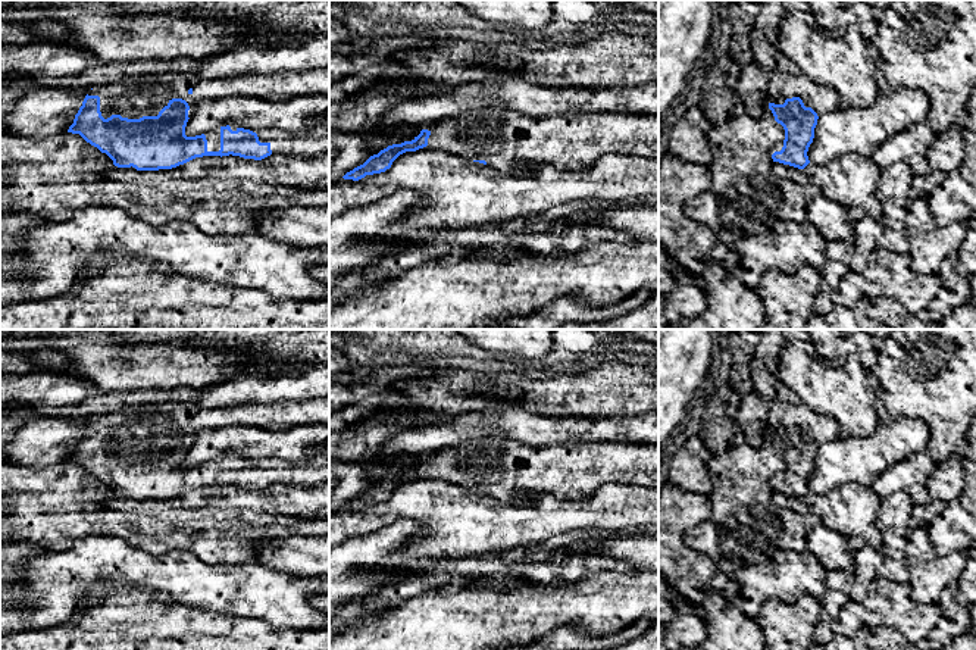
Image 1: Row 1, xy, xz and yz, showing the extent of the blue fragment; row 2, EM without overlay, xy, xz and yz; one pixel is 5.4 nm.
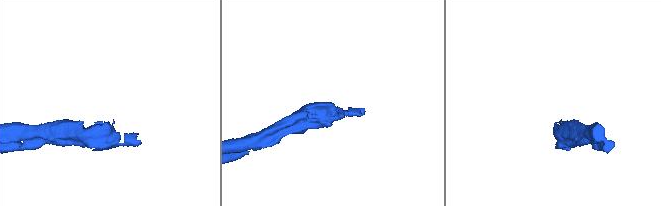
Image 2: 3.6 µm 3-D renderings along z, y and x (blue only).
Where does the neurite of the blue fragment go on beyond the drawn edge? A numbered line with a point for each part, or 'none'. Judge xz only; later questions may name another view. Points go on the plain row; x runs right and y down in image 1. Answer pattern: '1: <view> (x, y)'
1: xz (506, 469)

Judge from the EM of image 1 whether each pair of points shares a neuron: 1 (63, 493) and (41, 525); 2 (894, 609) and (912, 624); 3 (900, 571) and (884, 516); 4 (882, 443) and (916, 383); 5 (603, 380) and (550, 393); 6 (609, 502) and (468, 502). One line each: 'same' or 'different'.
1: same
2: same
3: same
4: different
5: same
6: same

